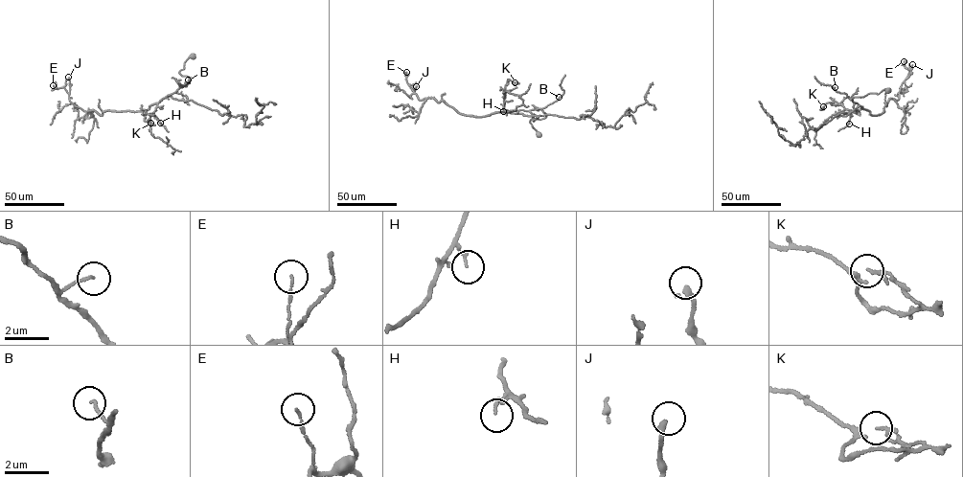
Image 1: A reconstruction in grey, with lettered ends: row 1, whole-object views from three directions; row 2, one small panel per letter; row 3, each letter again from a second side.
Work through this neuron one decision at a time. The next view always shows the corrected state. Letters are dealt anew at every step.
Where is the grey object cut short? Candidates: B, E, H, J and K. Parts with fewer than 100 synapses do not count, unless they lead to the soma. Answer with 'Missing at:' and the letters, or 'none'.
Missing at: none

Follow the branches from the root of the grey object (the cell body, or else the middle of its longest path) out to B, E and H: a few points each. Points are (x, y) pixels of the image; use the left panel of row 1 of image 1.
B: (192, 56), (179, 72), (190, 78), (183, 86), (189, 82), (188, 79)
E: (192, 56), (179, 72), (190, 78), (186, 85), (145, 110), (83, 110), (53, 85)
H: (192, 56), (179, 72), (190, 78), (186, 85), (157, 104), (153, 114), (160, 123)

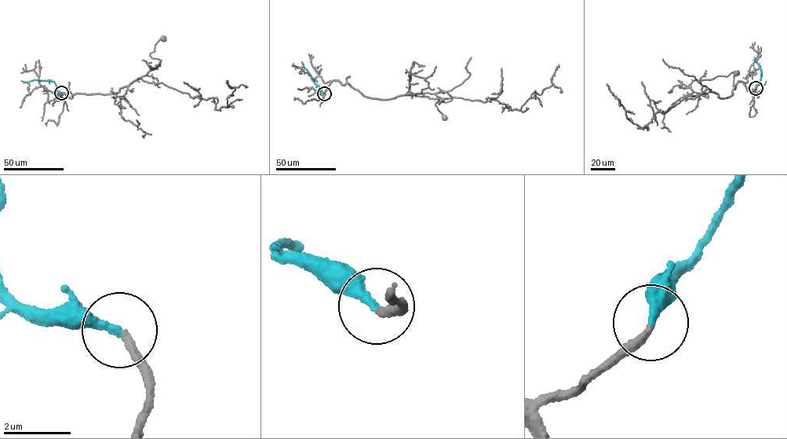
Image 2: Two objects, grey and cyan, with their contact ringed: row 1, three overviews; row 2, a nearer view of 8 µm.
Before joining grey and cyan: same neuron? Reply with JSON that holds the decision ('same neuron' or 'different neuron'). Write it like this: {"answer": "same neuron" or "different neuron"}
{"answer": "same neuron"}

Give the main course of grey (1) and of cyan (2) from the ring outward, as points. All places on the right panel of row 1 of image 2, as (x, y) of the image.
1: (756, 88), (748, 90), (738, 82), (735, 89), (734, 85), (732, 94), (723, 99), (697, 81), (736, 73)
2: (756, 88), (762, 71), (754, 56)

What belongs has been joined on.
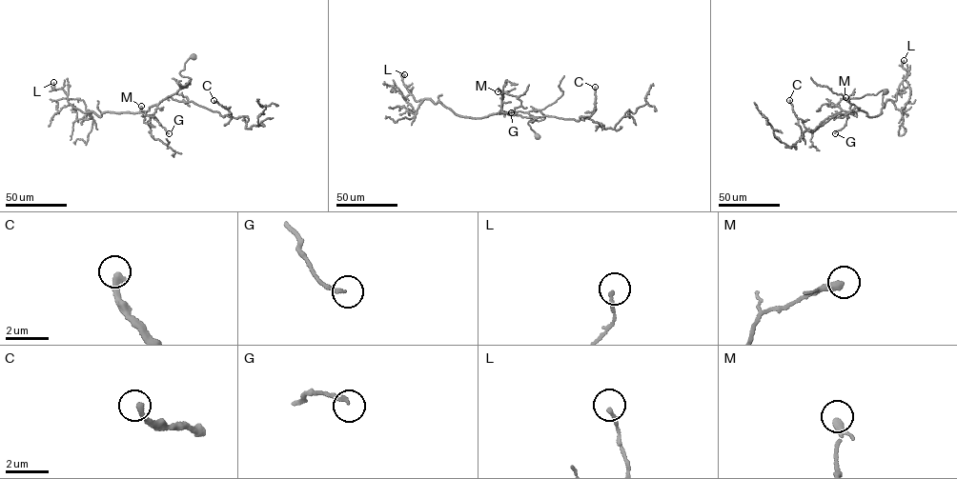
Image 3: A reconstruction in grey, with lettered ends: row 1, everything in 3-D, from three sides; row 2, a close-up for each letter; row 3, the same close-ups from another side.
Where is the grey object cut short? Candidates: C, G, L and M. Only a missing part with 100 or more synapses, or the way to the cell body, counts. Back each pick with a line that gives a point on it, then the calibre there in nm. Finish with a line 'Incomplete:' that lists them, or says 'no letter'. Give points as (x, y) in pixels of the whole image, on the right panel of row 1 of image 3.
C: place (789, 100); calibre 280 nm
Incomplete: C

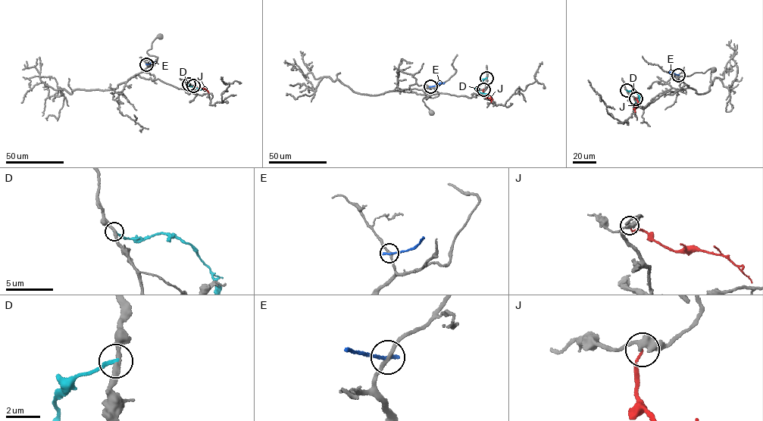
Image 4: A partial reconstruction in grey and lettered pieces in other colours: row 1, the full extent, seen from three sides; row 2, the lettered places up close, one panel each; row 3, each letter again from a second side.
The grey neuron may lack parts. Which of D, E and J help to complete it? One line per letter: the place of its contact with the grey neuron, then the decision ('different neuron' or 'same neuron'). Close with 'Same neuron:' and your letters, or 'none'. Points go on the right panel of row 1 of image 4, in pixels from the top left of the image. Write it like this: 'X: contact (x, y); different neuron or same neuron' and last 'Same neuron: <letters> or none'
D: contact (626, 90); different neuron
E: contact (678, 75); different neuron
J: contact (636, 98); different neuron
Same neuron: none

